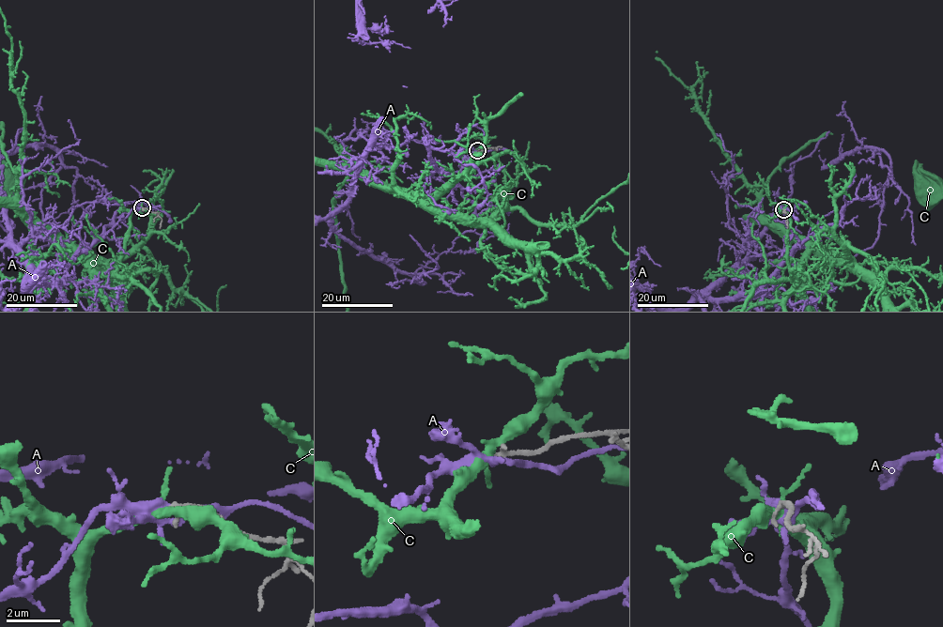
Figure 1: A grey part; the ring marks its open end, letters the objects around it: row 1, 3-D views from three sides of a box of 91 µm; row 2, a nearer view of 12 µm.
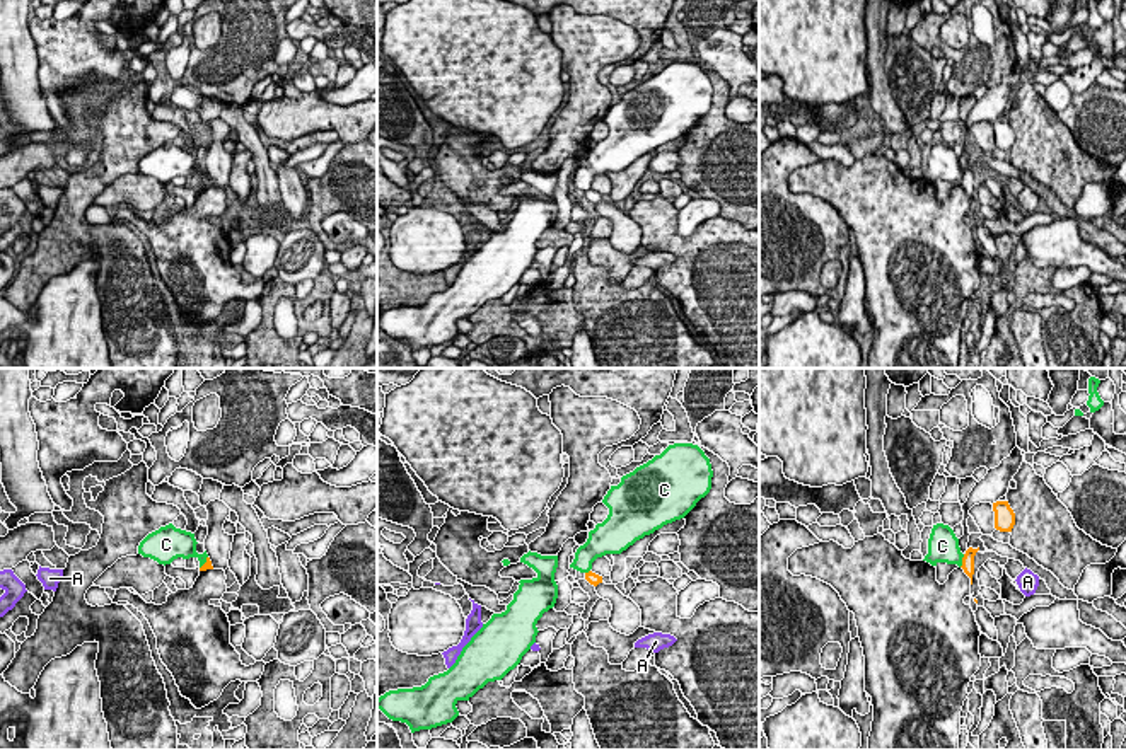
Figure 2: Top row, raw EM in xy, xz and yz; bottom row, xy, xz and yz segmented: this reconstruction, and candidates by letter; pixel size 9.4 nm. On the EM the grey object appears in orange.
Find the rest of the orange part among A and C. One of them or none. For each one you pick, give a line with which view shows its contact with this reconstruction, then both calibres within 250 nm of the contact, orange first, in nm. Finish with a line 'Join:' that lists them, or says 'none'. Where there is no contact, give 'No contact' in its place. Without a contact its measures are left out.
A: No contact
Join: A

